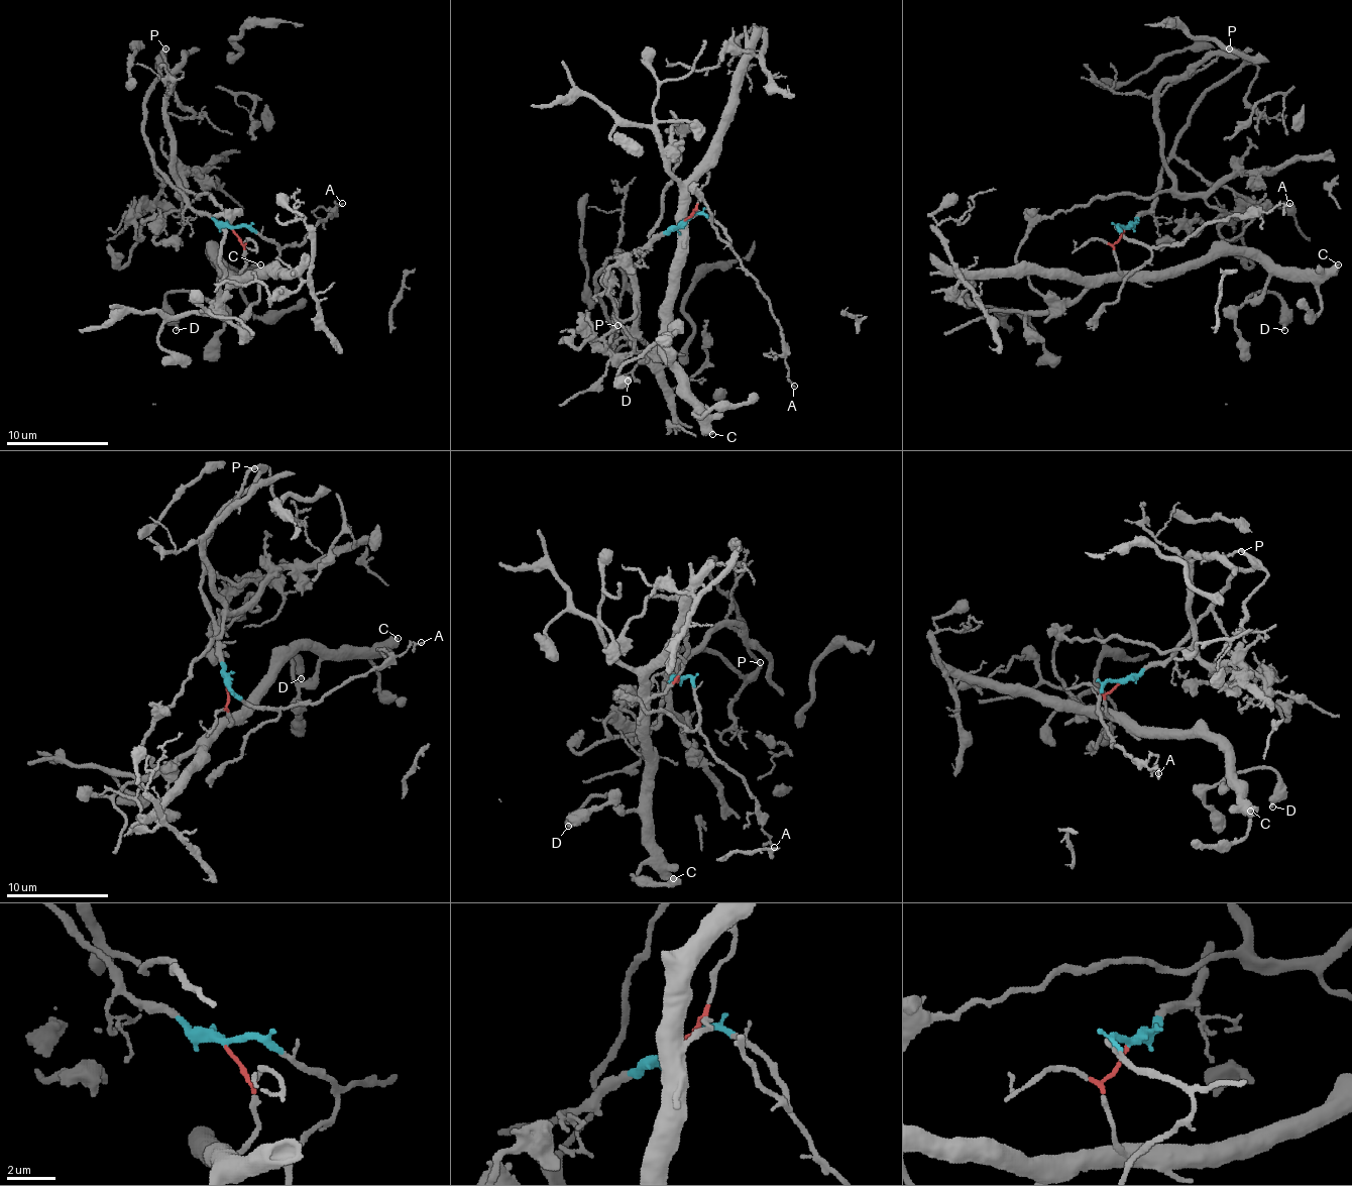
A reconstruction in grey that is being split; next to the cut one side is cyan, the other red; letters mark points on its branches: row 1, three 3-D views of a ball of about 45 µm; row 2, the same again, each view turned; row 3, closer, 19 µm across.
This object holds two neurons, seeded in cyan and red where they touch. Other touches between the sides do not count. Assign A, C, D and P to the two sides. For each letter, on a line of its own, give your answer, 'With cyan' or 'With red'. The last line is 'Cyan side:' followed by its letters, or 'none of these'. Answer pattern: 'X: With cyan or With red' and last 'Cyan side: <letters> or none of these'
A: With cyan
C: With red
D: With red
P: With cyan
Cyan side: A, P

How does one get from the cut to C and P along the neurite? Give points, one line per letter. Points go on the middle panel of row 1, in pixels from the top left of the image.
C: (684, 220), (697, 212), (667, 314), (667, 345), (682, 391), (712, 434)
P: (684, 220), (652, 237), (639, 250), (641, 260), (631, 268), (618, 253), (624, 276), (615, 314), (618, 324)

